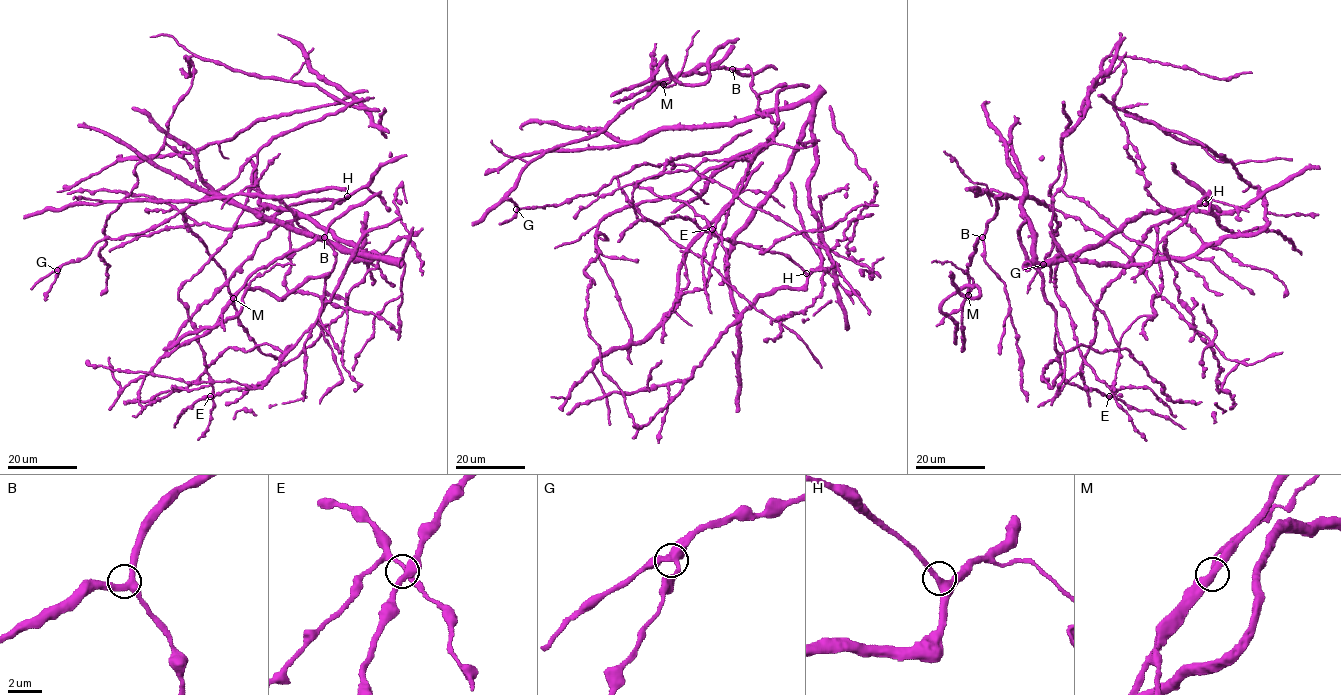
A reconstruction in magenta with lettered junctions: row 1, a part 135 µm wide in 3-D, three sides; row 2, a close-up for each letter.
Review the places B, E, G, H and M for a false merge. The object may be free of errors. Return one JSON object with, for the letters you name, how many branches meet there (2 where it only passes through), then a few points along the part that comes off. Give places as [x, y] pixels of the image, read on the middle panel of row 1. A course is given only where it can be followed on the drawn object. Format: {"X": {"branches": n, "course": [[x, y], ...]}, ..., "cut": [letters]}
{"M": {"branches": 3, "course": [[663, 84], [675, 84], [692, 38], [699, 31]]}, "cut": ["M"]}

